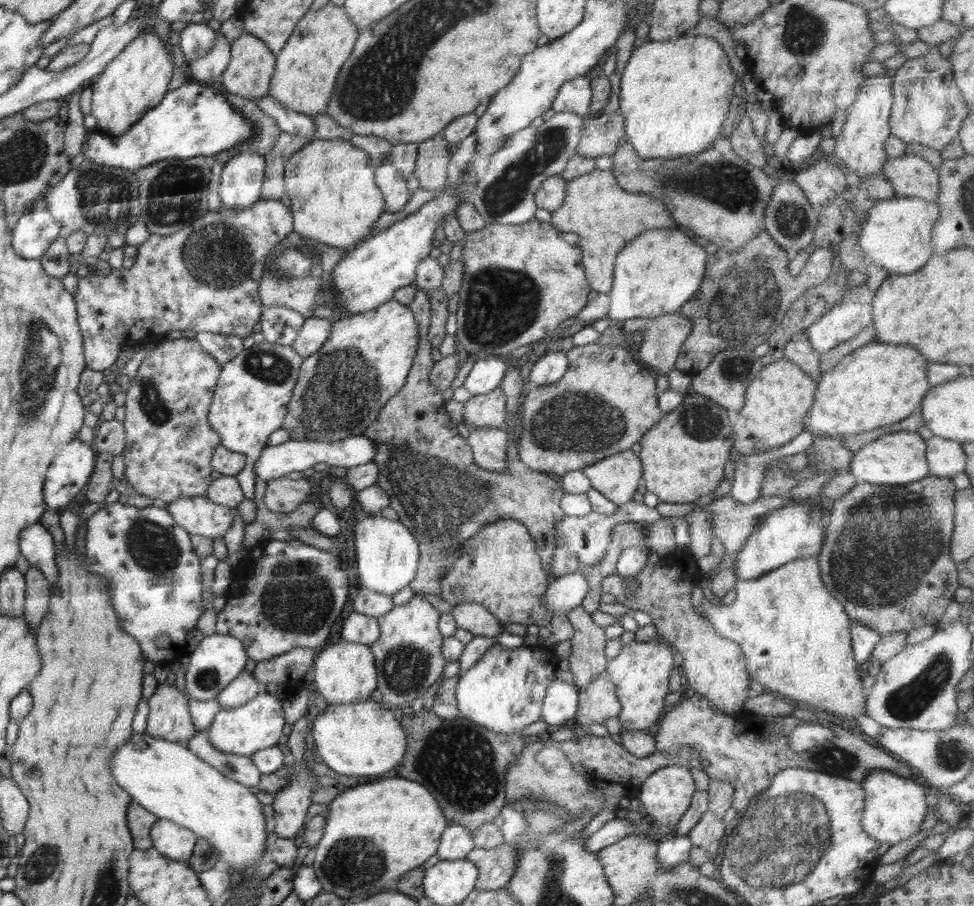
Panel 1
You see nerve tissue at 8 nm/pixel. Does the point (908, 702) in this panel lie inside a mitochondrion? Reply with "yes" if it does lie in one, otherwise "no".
yes

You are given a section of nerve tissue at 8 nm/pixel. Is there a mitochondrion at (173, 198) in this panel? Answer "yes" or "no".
yes

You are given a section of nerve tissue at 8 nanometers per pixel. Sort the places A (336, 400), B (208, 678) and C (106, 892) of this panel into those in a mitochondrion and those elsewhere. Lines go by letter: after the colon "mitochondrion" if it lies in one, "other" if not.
A: mitochondrion
B: mitochondrion
C: mitochondrion

